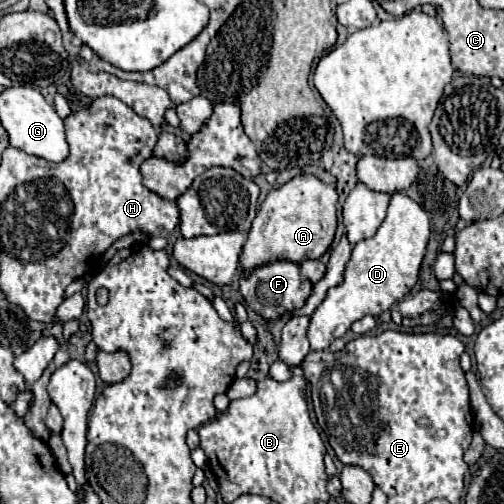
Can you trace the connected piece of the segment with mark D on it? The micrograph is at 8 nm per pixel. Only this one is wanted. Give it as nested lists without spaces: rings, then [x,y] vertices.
[[[397,192],[377,234],[353,246],[353,254],[343,270],[343,282],[329,288],[325,300],[311,316],[307,338],[311,350],[327,350],[335,338],[341,338],[349,326],[371,314],[379,316],[393,304],[401,302],[419,278],[419,266],[429,242],[429,216],[407,194]]]

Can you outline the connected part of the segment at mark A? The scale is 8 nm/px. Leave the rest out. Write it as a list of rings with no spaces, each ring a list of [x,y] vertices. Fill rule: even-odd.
[[[309,174],[295,176],[277,190],[271,190],[257,210],[243,246],[239,260],[243,274],[277,260],[301,262],[307,258],[321,258],[335,236],[338,200],[333,184],[325,184]]]

